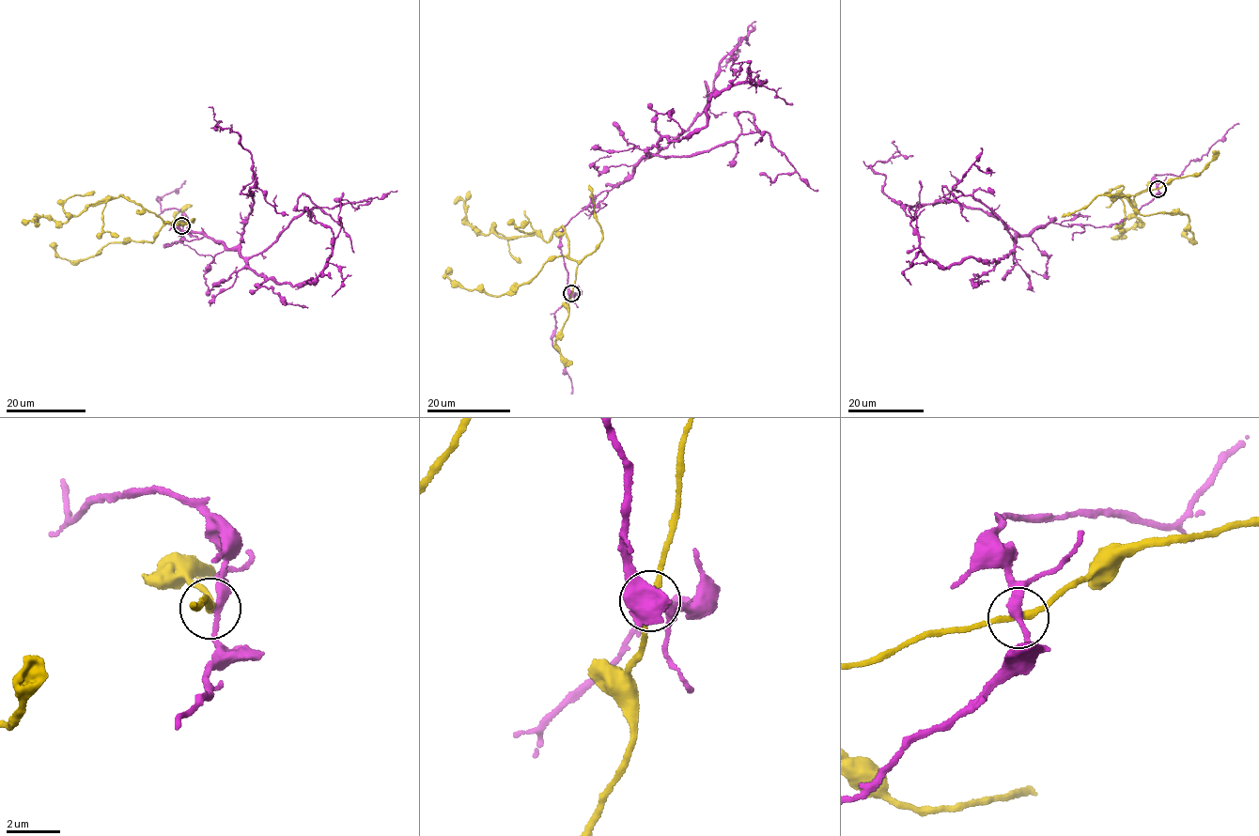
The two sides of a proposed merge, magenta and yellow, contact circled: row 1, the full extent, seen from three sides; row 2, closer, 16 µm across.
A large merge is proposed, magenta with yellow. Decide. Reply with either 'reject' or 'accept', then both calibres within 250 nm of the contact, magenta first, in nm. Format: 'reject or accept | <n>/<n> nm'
accept | 280/220 nm

